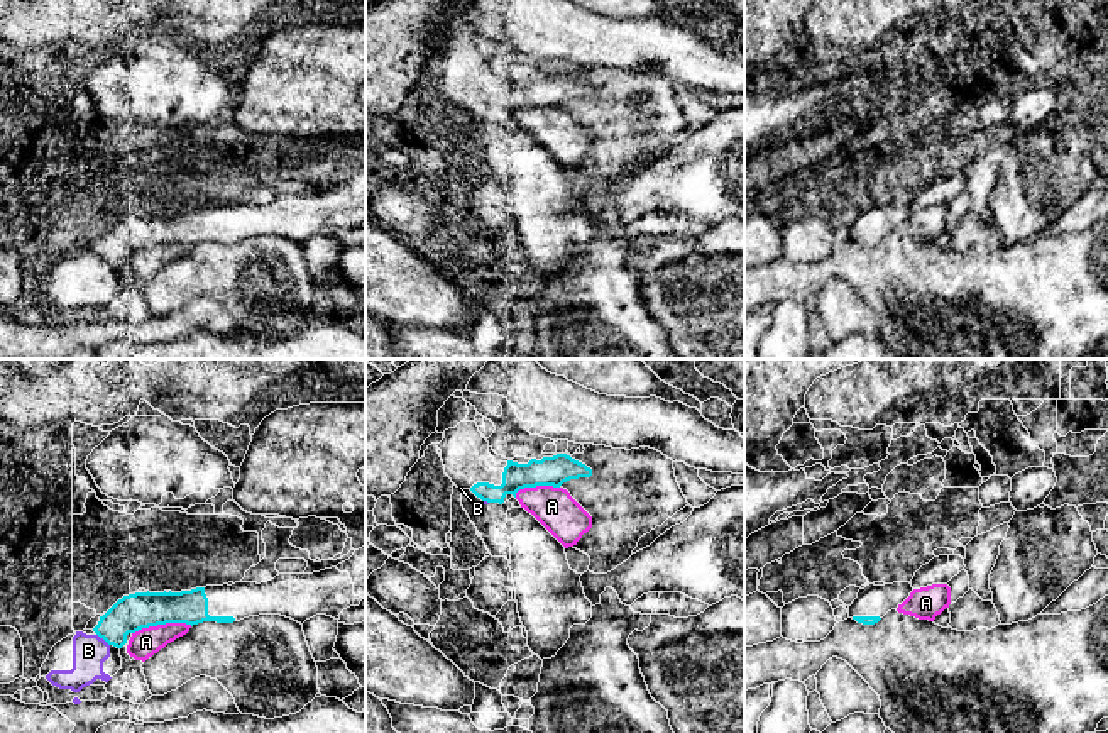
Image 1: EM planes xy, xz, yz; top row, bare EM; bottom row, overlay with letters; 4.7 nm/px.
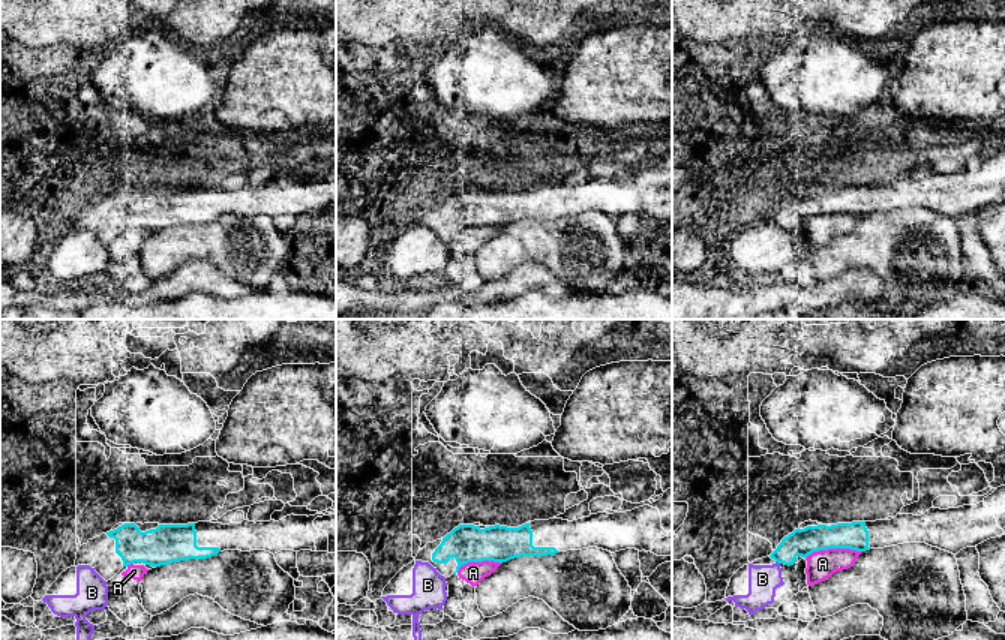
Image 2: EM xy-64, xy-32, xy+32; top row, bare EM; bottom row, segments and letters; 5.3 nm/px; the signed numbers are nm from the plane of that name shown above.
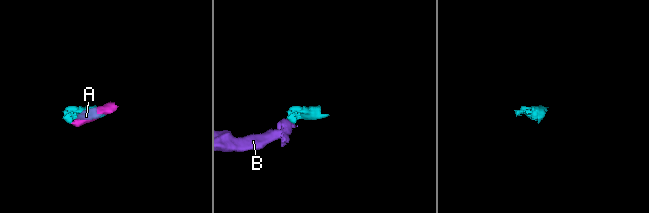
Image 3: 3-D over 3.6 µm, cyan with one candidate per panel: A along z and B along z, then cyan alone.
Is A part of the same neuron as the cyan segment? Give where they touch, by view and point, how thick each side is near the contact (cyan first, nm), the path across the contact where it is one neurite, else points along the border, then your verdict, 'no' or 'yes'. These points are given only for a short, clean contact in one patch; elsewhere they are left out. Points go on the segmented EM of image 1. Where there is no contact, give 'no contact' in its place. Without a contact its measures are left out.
xy (161, 623) | 170/140 nm | no

